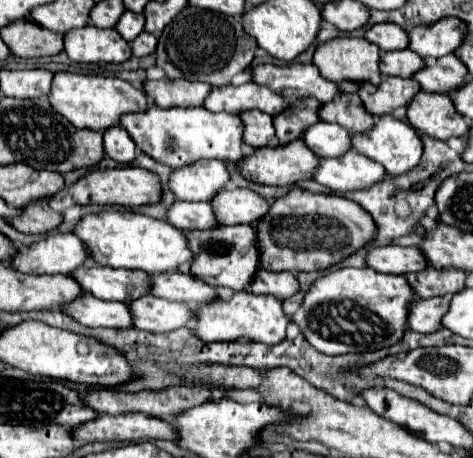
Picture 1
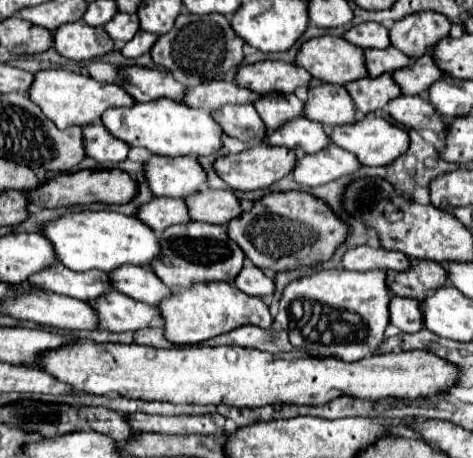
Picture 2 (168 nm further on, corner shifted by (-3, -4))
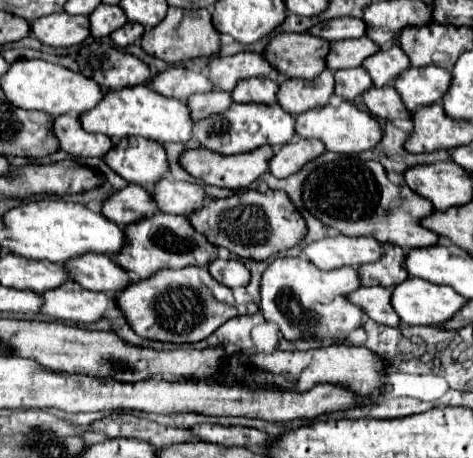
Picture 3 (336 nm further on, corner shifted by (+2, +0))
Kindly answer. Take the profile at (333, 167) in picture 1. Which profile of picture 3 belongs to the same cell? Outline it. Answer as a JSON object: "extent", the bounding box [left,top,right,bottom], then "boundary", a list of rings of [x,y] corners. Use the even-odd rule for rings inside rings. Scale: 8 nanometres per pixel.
{"extent":[270,138,326,178],"boundary":[[[294,138],[290,144],[282,146],[278,154],[274,154],[274,158],[270,160],[270,172],[276,178],[288,178],[324,152],[326,146],[320,140]]]}

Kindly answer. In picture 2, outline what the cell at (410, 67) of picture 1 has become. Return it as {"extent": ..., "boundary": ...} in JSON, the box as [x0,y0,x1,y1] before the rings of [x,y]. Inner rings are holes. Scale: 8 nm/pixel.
{"extent":[365,46,409,78],"boundary":[[[393,46],[385,50],[365,50],[365,68],[371,78],[383,72],[395,72],[405,66],[409,66],[409,58]]]}

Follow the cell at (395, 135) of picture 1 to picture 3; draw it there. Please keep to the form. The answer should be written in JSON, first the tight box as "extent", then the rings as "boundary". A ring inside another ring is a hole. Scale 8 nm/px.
{"extent":[296,102,382,154],"boundary":[[[342,102],[338,108],[324,106],[308,110],[302,116],[296,116],[296,132],[302,138],[318,138],[326,144],[328,150],[340,154],[360,154],[364,150],[372,150],[382,140],[380,122],[370,112],[360,110],[352,102]]]}

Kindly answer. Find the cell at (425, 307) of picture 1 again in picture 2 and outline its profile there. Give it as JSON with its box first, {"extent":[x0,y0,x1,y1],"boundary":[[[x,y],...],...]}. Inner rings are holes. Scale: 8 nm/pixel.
{"extent":[389,296,423,332],"boundary":[[[393,296],[389,304],[389,324],[397,326],[401,332],[419,332],[423,328],[423,316],[419,312],[419,302],[415,298]]]}

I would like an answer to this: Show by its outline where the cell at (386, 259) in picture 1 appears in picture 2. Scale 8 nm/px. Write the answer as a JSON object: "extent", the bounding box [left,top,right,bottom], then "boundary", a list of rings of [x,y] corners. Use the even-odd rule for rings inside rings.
{"extent":[341,246,411,270],"boundary":[[[355,246],[347,248],[341,258],[341,266],[345,270],[407,270],[411,266],[409,258],[403,252],[371,248],[371,246]]]}

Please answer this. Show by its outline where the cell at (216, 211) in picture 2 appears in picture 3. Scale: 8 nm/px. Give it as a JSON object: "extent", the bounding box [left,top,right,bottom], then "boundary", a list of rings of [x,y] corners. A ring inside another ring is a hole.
{"extent":[152,180,208,216],"boundary":[[[160,180],[152,194],[156,196],[160,212],[166,214],[184,214],[190,216],[200,210],[208,196],[200,184],[194,182],[178,182],[178,180]]]}

